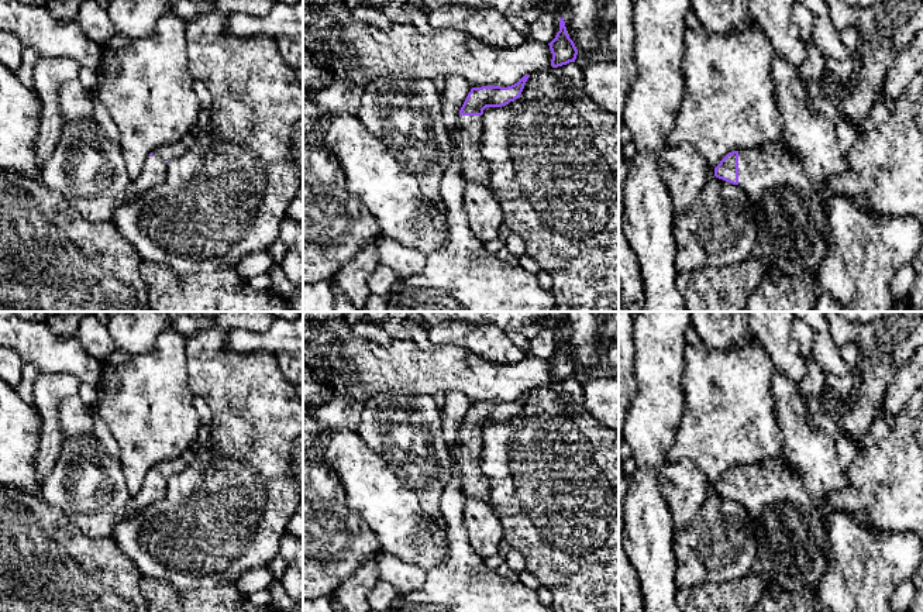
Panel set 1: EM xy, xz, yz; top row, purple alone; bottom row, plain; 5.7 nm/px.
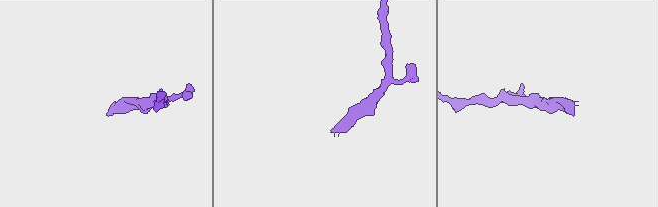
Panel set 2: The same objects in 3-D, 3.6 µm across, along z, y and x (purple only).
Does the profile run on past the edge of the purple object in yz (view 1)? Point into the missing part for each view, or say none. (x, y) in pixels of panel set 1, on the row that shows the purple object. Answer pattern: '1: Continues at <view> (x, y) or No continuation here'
1: Continues at yz (788, 212)

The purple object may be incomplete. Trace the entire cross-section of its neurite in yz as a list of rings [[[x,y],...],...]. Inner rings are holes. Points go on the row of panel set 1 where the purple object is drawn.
[[[771,142],[757,149],[733,151],[714,168],[714,176],[738,185],[747,193],[754,209],[757,252],[788,276],[807,274],[814,279],[824,257],[824,207],[802,161],[795,157],[793,151],[779,142]]]

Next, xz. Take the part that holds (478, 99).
[[[524,75],[517,83],[502,86],[472,87],[459,114],[457,130],[450,134],[451,145],[457,148],[461,161],[461,176],[466,183],[481,183],[490,188],[492,173],[482,155],[483,110],[502,107],[520,97],[530,75]]]

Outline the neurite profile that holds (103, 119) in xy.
[[[90,93],[92,103],[93,103],[93,113],[94,118],[101,127],[103,133],[114,142],[120,145],[120,131],[114,121],[111,120],[110,114],[106,111],[106,107],[96,99],[94,94]]]

